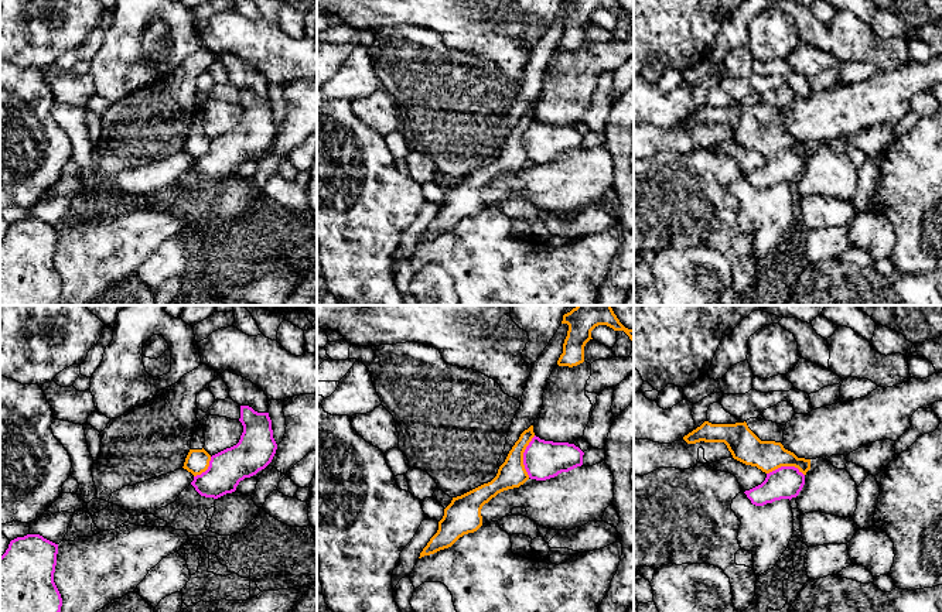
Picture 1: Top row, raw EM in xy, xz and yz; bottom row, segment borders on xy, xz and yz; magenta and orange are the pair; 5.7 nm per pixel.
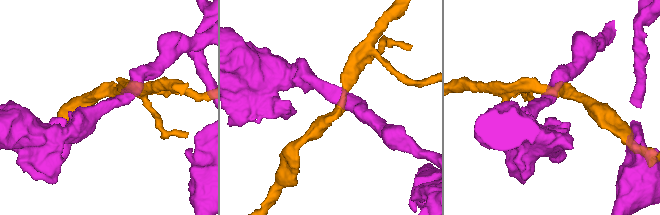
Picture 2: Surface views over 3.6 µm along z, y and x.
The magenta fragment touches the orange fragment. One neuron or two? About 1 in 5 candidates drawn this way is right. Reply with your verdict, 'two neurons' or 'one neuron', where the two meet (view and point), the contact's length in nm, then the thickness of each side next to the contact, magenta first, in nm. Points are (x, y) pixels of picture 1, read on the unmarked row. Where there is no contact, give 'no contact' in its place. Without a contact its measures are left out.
two neurons | xz (524, 140) | 240 nm | 220/160 nm

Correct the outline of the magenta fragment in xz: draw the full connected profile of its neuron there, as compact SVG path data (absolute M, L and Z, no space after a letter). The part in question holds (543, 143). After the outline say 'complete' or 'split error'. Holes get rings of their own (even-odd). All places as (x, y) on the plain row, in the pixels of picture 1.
M533 120L523 136L523 148L530 163L546 164L583 148L584 136L569 126Z | complete

